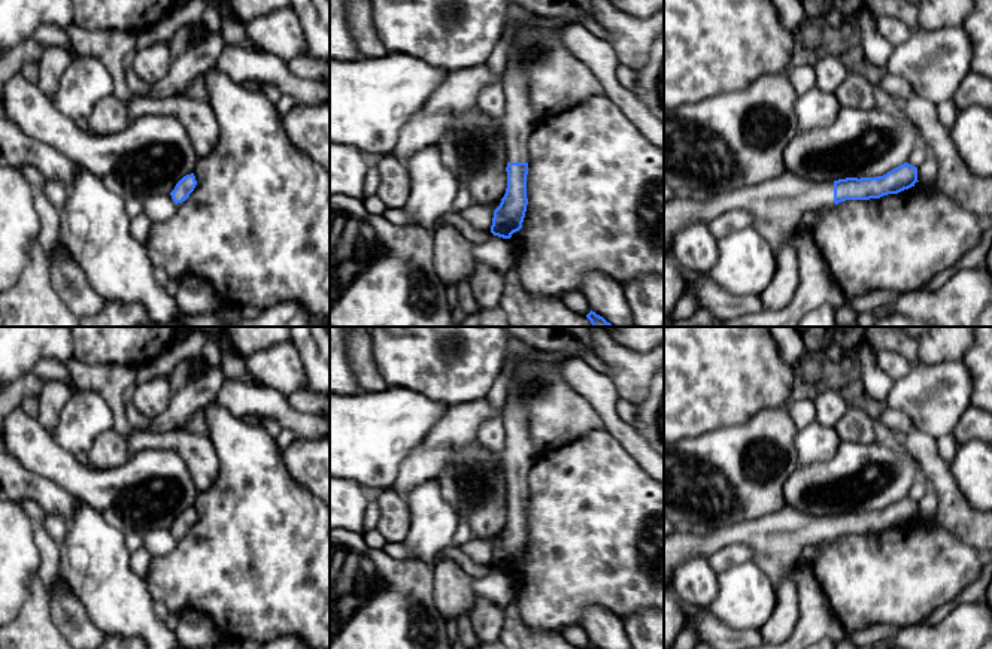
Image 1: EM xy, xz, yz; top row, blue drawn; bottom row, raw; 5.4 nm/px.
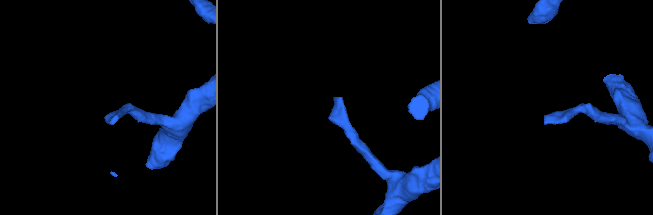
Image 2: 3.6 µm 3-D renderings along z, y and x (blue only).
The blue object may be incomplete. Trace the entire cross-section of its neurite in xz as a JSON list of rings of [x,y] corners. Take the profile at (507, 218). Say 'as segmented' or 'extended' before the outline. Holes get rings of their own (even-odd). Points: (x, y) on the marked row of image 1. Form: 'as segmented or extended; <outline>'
extended; [[[509,60],[501,84],[506,107],[498,119],[507,158],[507,188],[500,206],[494,210],[491,233],[510,239],[522,228],[527,212],[528,139],[541,121],[530,101],[528,78],[525,70]]]

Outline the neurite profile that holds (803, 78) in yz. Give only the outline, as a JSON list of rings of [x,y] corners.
[[[792,66],[788,69],[786,75],[798,95],[816,87],[816,73],[813,66]]]

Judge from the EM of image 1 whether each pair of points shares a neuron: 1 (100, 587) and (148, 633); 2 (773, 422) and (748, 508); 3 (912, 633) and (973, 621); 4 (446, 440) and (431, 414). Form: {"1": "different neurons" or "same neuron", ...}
{"1": "same neuron", "2": "same neuron", "3": "same neuron", "4": "different neurons"}

